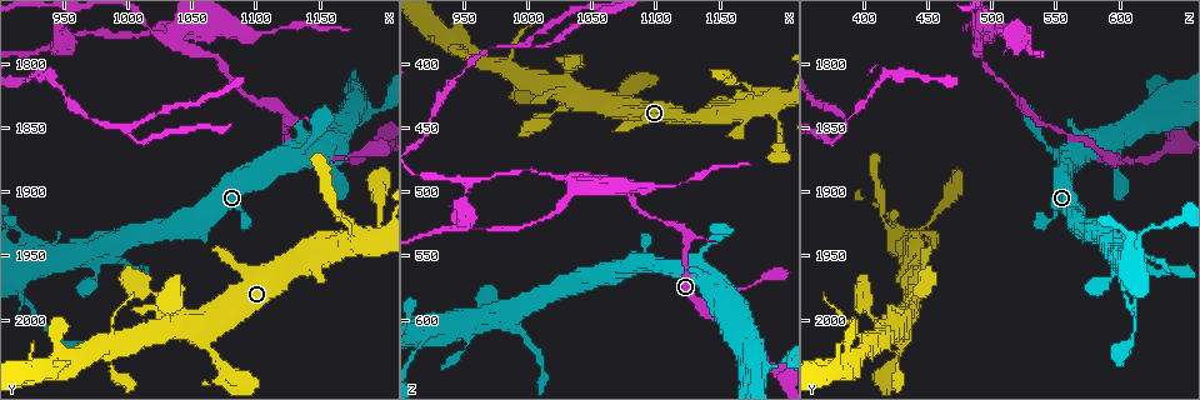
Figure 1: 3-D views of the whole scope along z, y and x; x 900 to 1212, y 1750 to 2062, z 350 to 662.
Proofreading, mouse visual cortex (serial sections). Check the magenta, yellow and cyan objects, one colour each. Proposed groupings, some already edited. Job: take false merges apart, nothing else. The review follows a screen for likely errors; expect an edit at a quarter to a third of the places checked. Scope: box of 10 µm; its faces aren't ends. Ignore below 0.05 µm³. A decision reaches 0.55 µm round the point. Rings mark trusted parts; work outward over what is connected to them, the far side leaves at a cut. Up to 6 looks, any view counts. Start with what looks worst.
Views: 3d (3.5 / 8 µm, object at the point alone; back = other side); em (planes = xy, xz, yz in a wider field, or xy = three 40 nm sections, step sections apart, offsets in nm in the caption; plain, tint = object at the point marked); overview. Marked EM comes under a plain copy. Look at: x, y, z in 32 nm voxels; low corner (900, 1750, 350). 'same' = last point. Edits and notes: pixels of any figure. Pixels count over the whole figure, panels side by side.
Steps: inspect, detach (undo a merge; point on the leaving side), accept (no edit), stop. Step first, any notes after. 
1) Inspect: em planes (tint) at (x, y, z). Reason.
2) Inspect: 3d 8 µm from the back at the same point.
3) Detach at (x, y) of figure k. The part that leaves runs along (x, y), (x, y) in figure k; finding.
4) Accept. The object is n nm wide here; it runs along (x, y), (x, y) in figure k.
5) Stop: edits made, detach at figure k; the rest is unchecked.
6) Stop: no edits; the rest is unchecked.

Inspect: 3d 3.5 µm from the back at (952, 1780, 522). A fork.

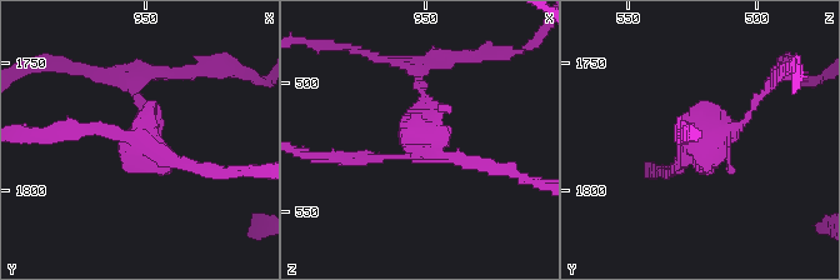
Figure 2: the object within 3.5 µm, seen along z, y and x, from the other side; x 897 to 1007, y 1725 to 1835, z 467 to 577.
Inspect: em xy step 2 (tint) at (953, 1781, 525).

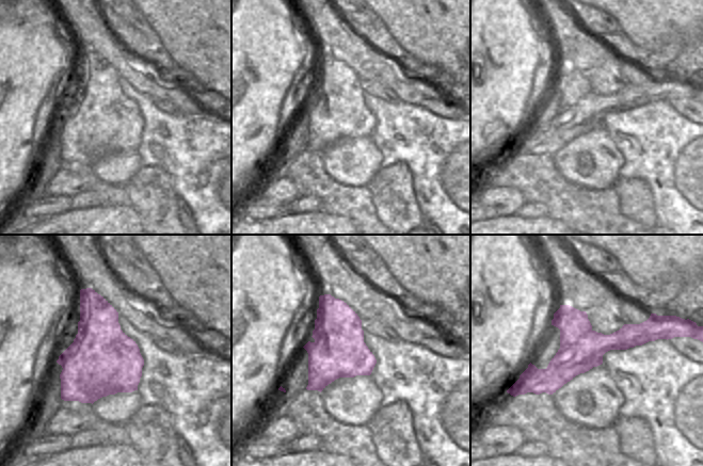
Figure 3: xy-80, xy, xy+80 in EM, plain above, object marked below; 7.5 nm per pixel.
Inspect: em xy step 3 (tint) at the same point.

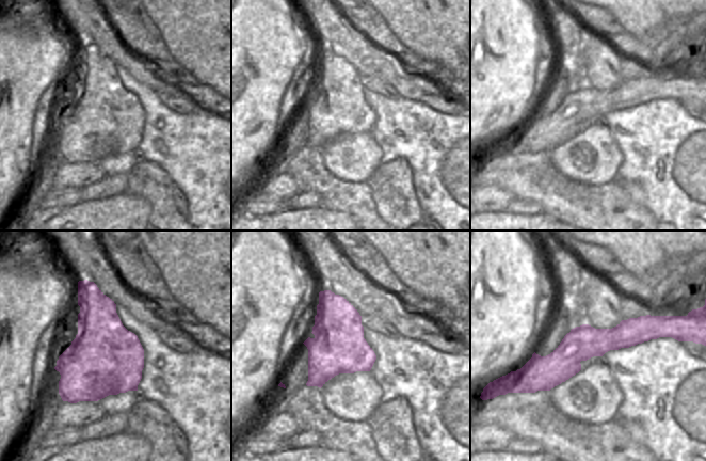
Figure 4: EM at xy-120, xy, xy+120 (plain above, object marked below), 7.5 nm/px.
Detach at (201, 168) of figure 2. A second cell is stuck on.

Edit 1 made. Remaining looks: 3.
Inspect: 3d 8 µm at (1186, 1838, 638). Narrows sharply.

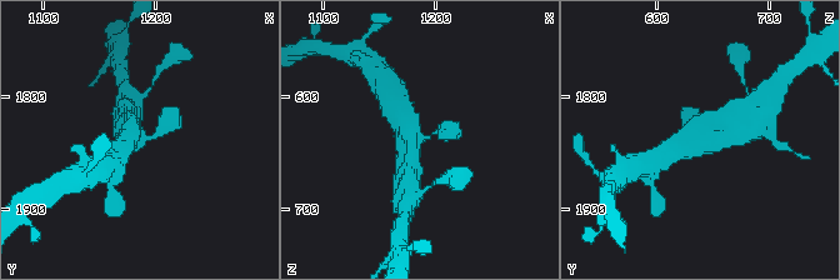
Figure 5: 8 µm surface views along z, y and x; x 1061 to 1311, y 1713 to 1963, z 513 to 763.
Inspect: 3d 3.5 µm at the same point. Zoom in.

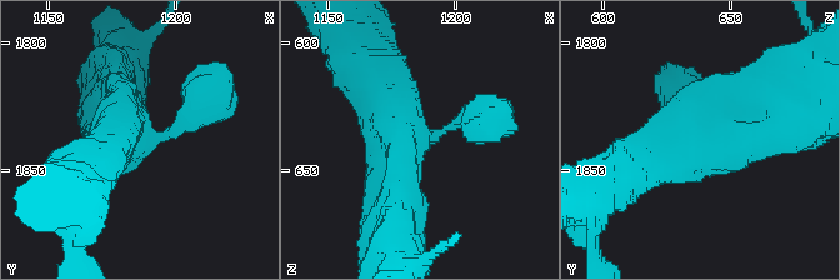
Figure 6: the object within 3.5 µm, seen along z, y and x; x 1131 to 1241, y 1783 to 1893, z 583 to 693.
Inspect: em xy step 3 (tint) at (1189, 1838, 637). Need the tissue.

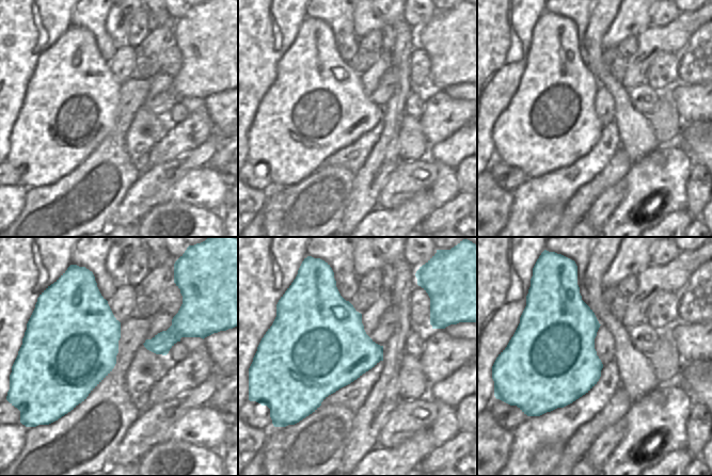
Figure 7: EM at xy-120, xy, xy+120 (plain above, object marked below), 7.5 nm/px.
Accept. It runs along (629, 165), (658, 143), (760, 135) in figure 6; one cell here.

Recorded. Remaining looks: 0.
Stop: edits made, detach at figure 2; the rest is unchecked.

